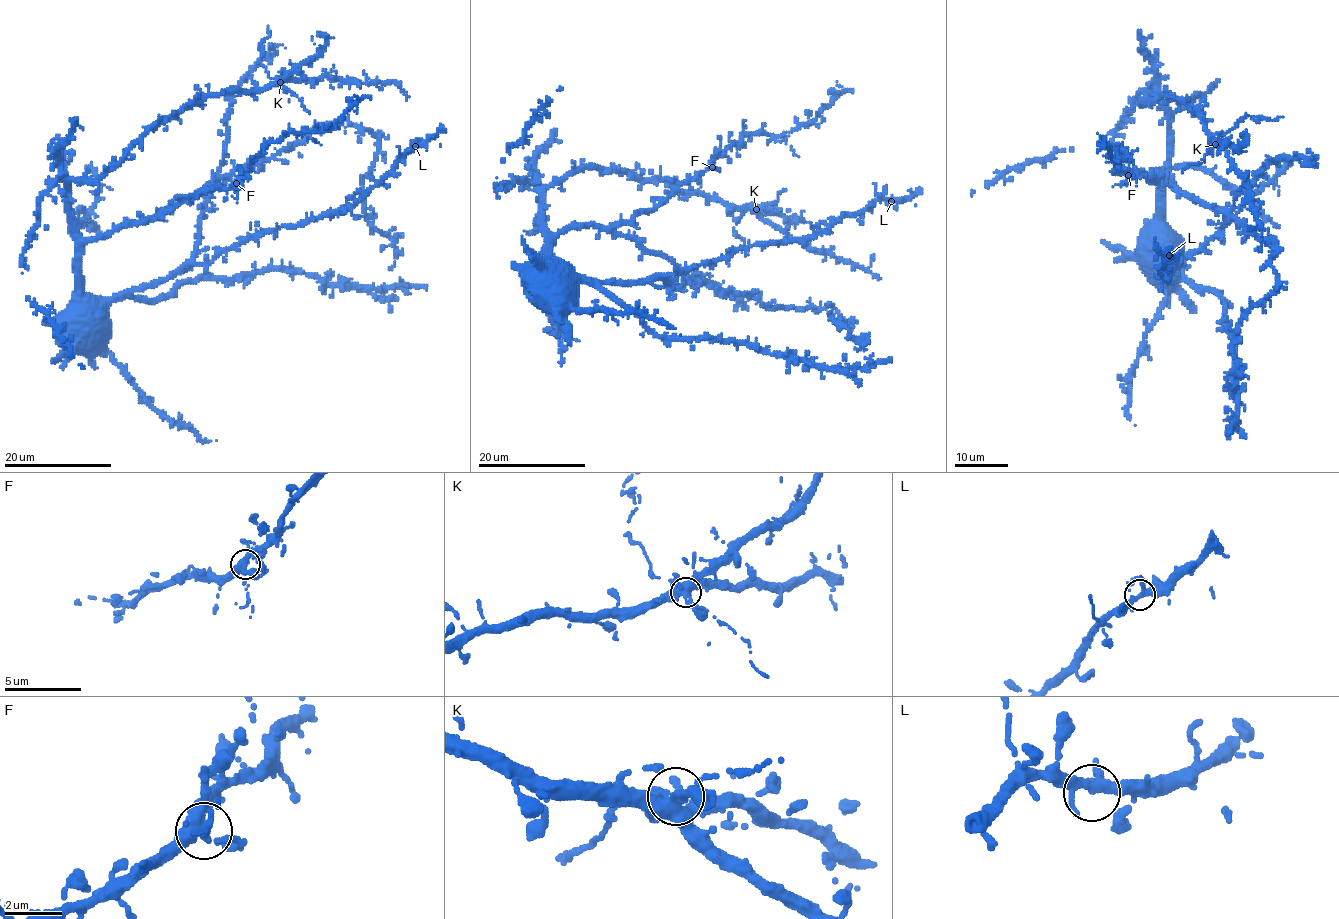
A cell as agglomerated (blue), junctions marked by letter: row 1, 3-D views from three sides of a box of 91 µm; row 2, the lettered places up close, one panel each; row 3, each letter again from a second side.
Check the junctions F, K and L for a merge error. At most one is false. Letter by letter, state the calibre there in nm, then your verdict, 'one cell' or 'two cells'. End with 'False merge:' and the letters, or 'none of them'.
F: 360 nm | one cell
K: 320 nm | one cell
L: 300 nm | one cell
False merge: none of them

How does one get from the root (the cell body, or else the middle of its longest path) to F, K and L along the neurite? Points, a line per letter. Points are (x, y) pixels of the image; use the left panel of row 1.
F: (92, 238), (108, 236), (116, 227), (144, 224), (184, 199), (236, 183)
K: (92, 238), (82, 239), (71, 217), (69, 181), (99, 180), (150, 128), (184, 106), (281, 83)
L: (92, 238), (81, 246), (83, 292), (116, 298), (252, 237), (340, 212), (415, 146)

